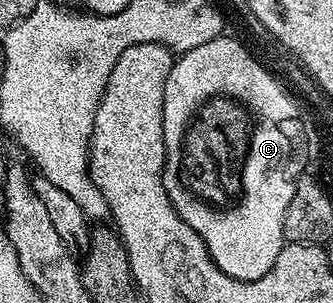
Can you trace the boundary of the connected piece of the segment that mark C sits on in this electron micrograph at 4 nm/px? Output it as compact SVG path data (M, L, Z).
M230 35L213 39L209 43L201 43L201 47L193 47L193 51L178 54L171 66L171 74L167 76L165 85L165 103L163 104L163 138L167 148L167 162L163 164L163 186L169 199L175 204L177 215L189 223L197 235L205 243L213 263L225 275L238 281L256 281L261 279L277 263L277 255L283 250L283 220L285 211L289 211L289 203L293 200L293 191L299 178L304 176L303 144L307 141L307 133L303 130L303 117L299 114L299 105L283 90L282 80L274 72L272 74L245 46L234 41Z

